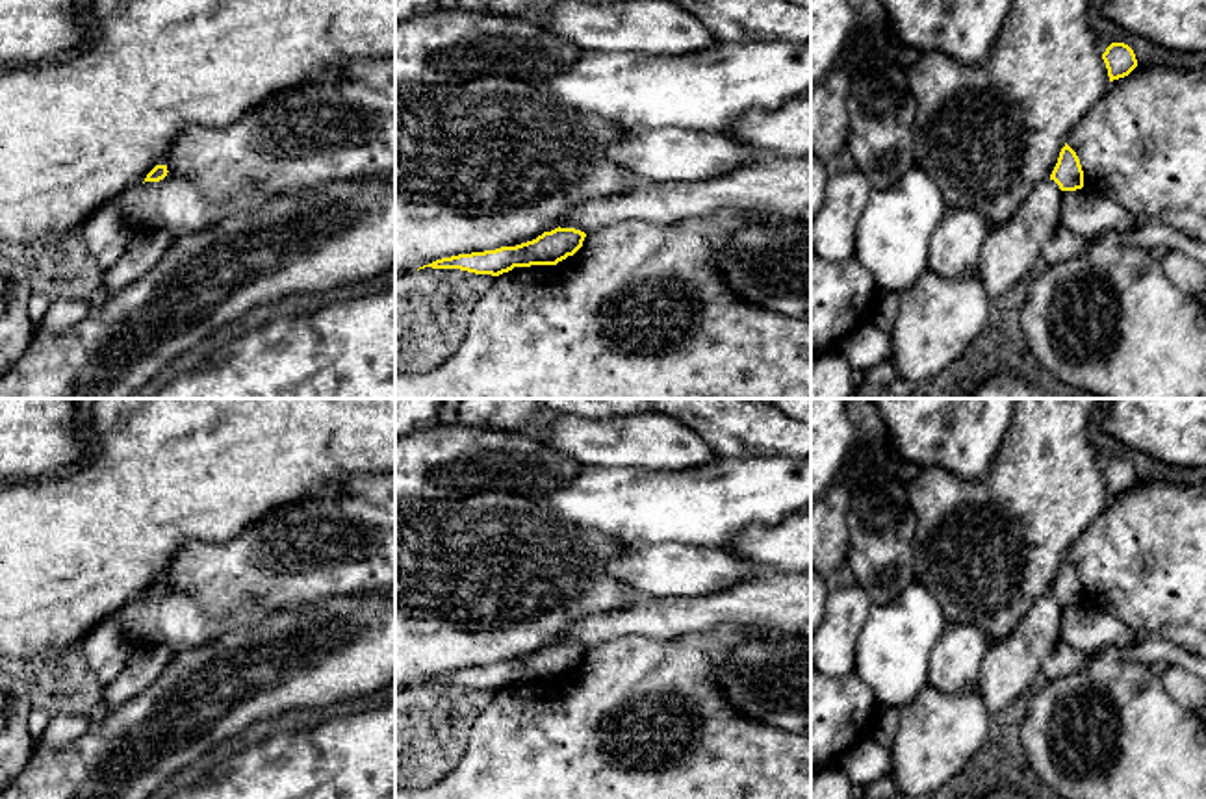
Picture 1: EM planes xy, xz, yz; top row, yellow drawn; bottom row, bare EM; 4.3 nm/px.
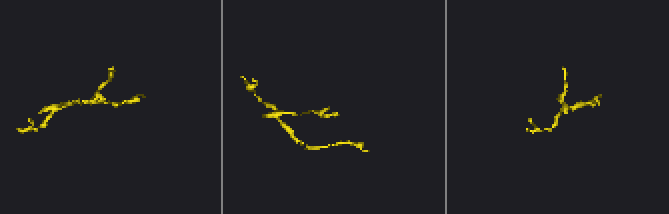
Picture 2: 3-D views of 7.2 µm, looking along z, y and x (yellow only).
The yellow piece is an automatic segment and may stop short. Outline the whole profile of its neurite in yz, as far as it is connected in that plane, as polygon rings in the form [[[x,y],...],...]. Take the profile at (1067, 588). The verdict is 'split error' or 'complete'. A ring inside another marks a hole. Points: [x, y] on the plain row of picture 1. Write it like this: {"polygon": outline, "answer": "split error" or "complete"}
{"polygon": [[[1067,558],[1059,567],[1050,595],[1054,595],[1061,606],[1076,606],[1084,602],[1084,586],[1080,575]]], "answer": "complete"}

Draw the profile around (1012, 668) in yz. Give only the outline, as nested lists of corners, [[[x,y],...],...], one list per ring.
[[[1046,593],[1039,597],[1020,625],[1000,641],[991,641],[983,656],[978,691],[991,714],[998,716],[1041,682],[1041,666],[1061,641],[1063,606]]]

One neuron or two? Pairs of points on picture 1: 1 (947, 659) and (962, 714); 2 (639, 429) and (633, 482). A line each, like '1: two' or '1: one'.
1: two
2: two

